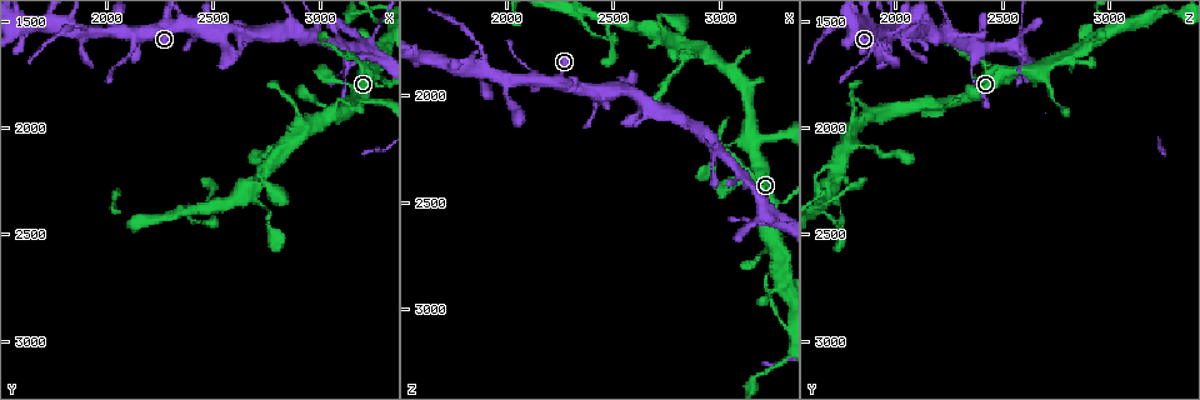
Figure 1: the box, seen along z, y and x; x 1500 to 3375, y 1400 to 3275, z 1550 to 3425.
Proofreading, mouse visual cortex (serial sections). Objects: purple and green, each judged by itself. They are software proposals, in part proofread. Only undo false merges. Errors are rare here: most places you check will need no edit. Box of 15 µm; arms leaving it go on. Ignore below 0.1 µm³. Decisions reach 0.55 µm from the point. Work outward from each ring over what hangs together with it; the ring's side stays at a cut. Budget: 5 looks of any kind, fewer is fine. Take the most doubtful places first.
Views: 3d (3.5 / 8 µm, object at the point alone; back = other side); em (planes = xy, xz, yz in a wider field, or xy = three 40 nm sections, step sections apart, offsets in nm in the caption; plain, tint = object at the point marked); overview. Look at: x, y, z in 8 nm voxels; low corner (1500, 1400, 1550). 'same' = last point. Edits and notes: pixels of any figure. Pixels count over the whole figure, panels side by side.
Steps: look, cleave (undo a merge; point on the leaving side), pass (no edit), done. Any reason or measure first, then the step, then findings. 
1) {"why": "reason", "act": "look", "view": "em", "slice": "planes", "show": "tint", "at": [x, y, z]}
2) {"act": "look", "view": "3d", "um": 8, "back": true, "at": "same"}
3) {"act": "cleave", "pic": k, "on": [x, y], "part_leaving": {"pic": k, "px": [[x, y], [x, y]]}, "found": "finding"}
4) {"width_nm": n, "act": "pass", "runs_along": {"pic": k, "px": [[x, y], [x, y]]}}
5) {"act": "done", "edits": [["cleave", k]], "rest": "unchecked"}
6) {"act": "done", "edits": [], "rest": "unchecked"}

{"why": "thin arm on a thick one", "act": "look", "view": "3d", "um": 3.5, "at": [2840, 2090, 1780]}

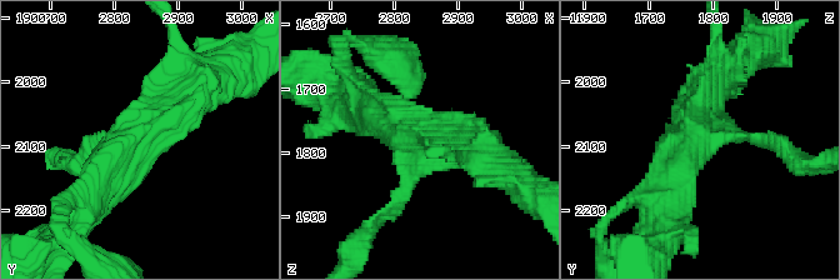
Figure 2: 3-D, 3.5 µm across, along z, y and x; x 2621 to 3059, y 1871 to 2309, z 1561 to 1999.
{"arms": 3, "arm_widths_nm": [150, 450, 500], "why": "shape alone is not enough", "act": "look", "view": "em", "slice": "planes", "show": "tint", "at": [2830, 2095, 1765]}

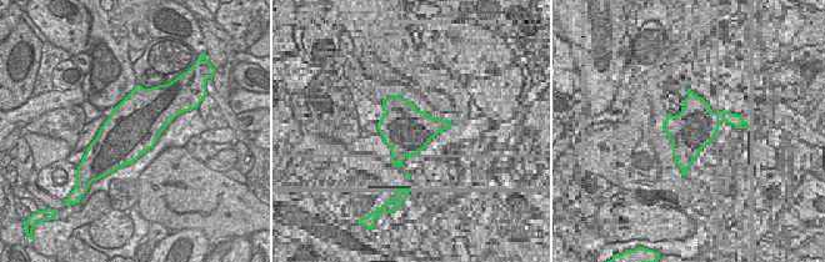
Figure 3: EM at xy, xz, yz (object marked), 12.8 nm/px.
{"act": "pass", "runs_along": {"pic": 2, "px": [[198, 88], [109, 164], [86, 206]]}, "found": "one cell here"}

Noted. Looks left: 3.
{"why": "arms part here", "act": "look", "view": "3d", "um": 3.5, "at": [2560, 1530, 1970]}

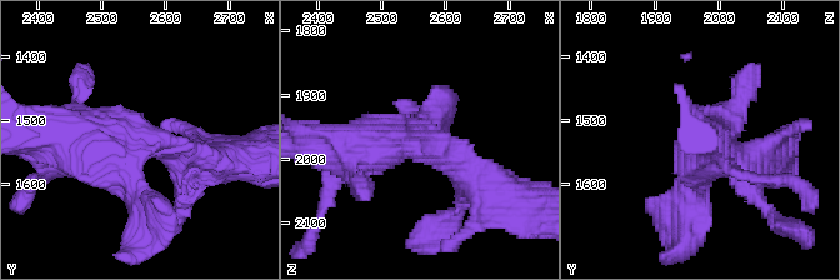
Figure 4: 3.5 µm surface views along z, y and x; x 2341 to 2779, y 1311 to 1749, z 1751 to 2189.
{"act": "look", "view": "em", "slice": "planes", "show": "tint", "at": [2560, 1535, 1975]}

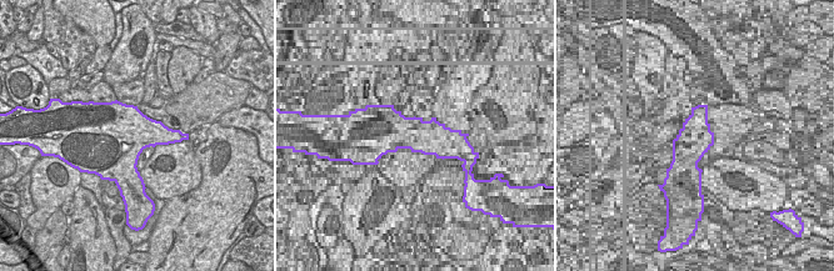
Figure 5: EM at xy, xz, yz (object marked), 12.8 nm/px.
{"act": "pass", "runs_along": {"pic": 4, "px": [[315, 144], [415, 141], [469, 170]]}, "found": "all the same cell"}

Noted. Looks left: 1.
{"act": "done", "edits": [], "rest": "unchecked"}

